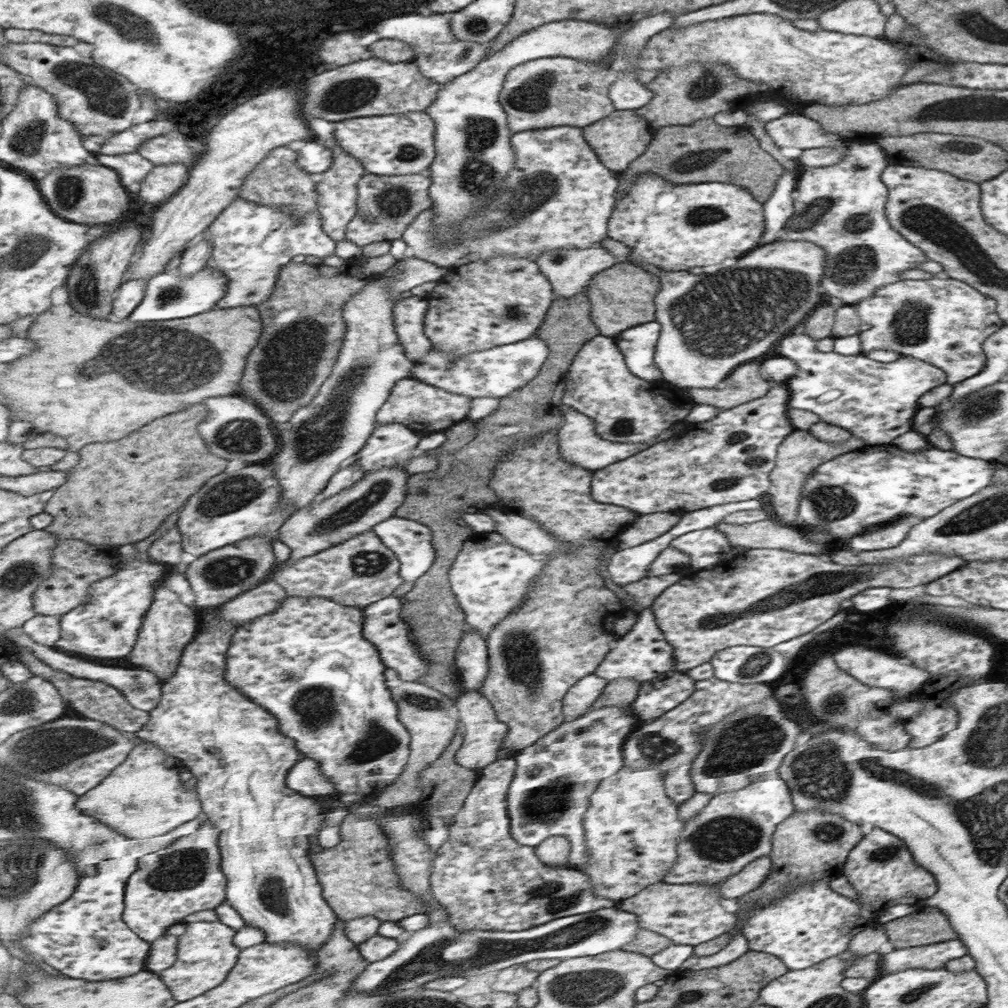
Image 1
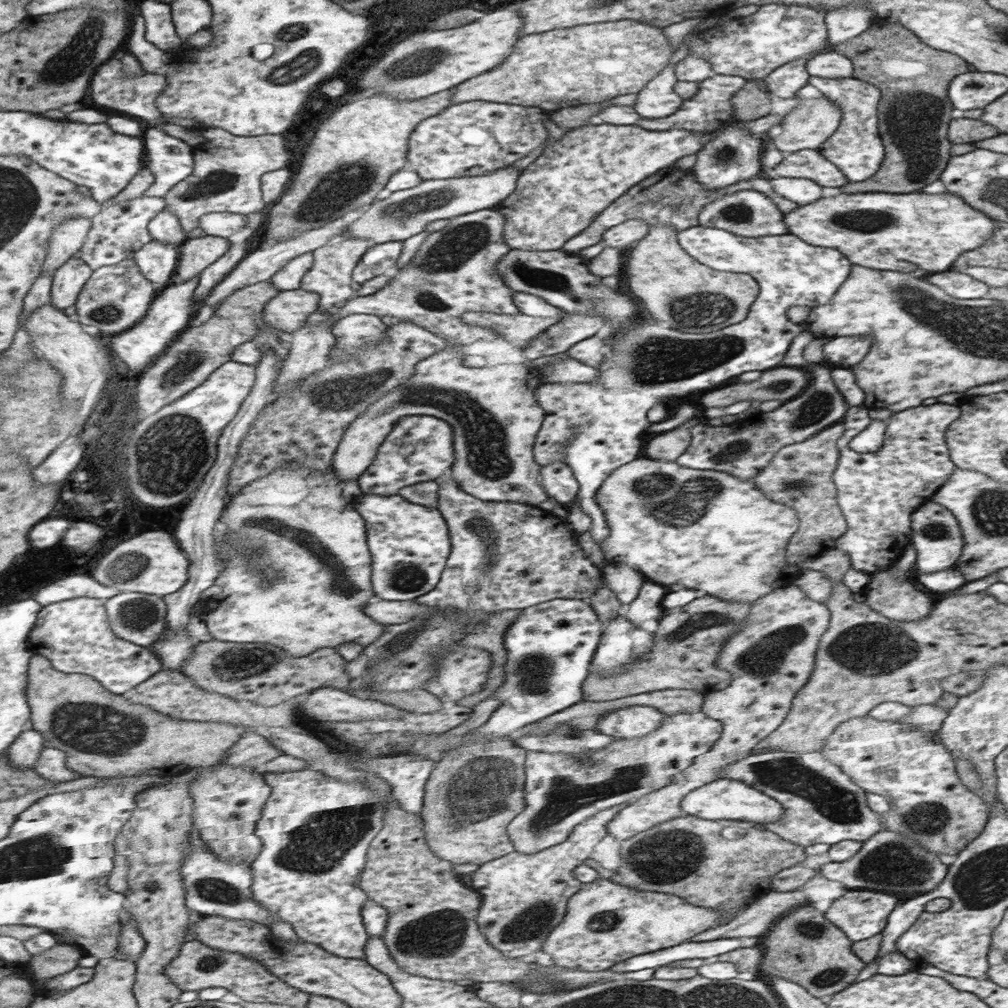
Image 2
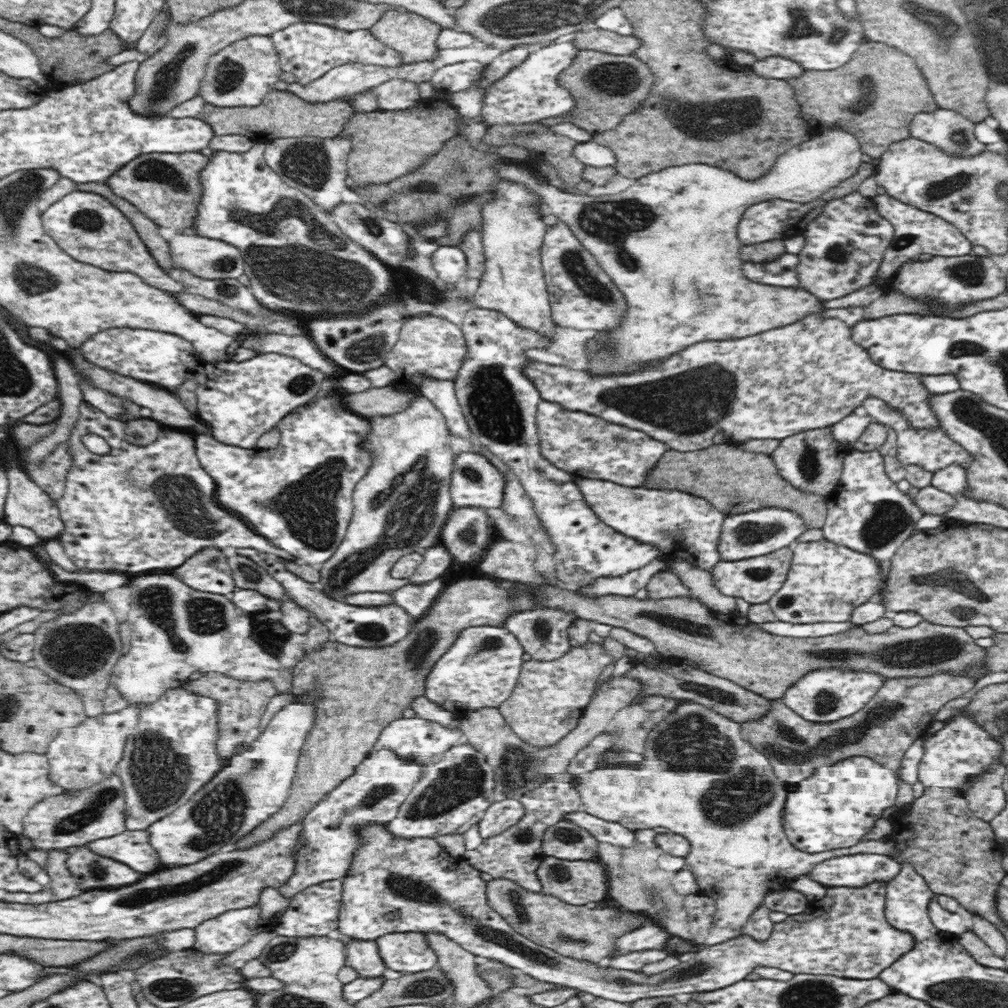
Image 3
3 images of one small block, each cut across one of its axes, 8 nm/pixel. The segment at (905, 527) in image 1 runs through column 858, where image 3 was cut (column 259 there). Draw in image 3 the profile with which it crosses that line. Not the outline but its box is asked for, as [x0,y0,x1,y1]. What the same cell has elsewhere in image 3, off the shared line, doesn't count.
[56,402,272,574]

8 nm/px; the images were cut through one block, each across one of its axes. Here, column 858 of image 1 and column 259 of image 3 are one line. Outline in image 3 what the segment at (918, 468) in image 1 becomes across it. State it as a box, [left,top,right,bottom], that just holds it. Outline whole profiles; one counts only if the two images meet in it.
[194,392,370,564]

